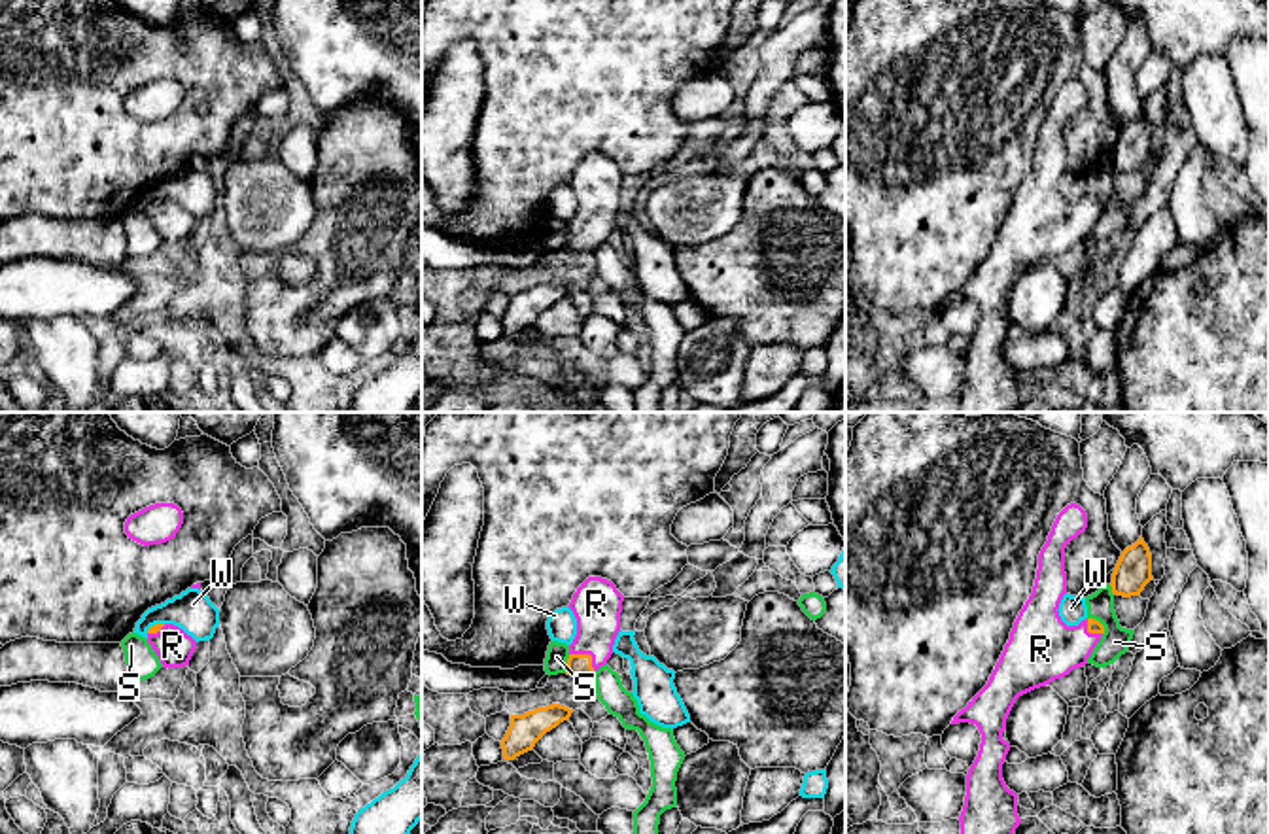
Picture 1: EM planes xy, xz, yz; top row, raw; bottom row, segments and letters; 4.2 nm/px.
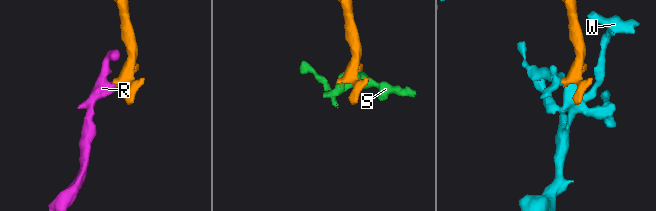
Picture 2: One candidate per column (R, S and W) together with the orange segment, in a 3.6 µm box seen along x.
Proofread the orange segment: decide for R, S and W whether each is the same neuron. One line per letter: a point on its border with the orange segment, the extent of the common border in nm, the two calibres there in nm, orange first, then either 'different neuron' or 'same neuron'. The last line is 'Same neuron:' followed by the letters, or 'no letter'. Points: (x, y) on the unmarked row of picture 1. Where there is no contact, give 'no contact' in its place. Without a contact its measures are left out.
R: xz (587, 231) | 130 nm | 100/200 nm | same neuron
S: yz (1099, 199) | 100 nm | 60/120 nm | different neuron
W: xy (156, 201) | 90 nm | 40/170 nm | different neuron
Same neuron: R

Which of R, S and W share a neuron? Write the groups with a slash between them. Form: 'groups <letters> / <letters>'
groups R / S / W

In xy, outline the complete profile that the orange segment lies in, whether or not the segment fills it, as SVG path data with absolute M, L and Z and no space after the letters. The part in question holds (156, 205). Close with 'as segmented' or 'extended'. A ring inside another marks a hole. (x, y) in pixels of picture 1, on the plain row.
M155 200L148 206L148 219L163 244L183 244L197 225L197 217L174 200Z; extended

